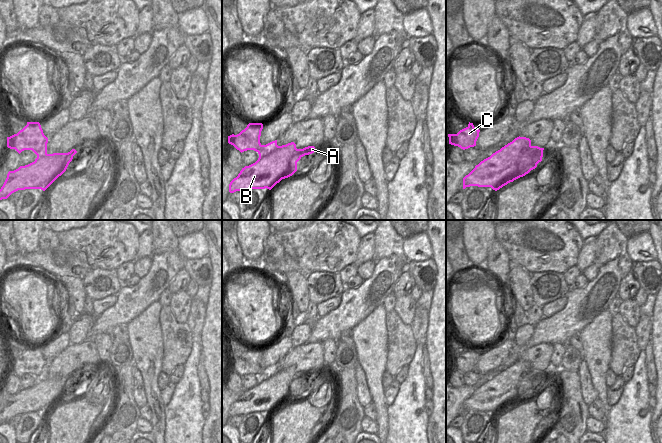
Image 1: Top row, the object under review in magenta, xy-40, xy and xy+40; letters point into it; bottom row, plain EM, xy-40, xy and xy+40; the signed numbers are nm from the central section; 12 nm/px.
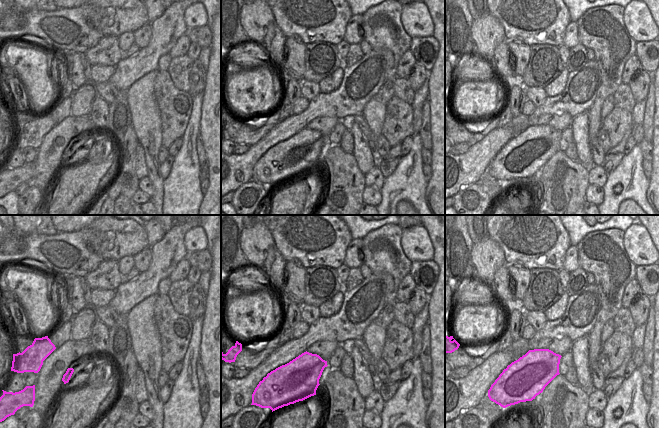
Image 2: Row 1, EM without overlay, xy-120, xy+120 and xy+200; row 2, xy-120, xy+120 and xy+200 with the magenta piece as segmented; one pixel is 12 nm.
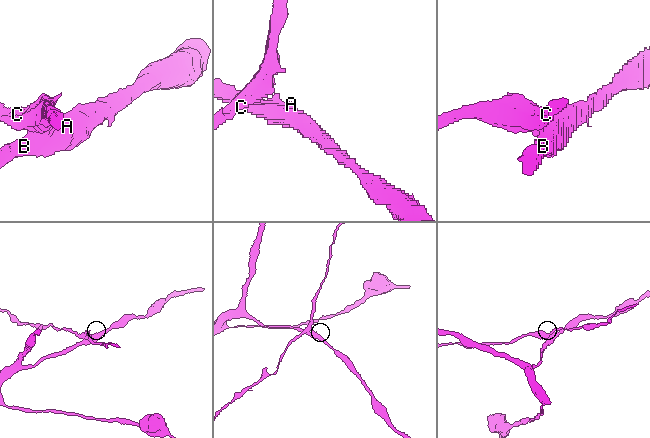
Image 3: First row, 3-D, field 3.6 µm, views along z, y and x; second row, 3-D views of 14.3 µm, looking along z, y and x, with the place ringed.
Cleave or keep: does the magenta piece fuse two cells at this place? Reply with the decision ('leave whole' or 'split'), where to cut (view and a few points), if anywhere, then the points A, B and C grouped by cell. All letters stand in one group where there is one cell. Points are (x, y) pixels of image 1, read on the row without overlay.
split; cut in xy along (278, 370), (267, 378), (259, 379); A B / C

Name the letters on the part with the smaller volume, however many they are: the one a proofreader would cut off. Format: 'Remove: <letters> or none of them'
Remove: C

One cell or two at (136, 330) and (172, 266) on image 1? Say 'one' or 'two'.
two

